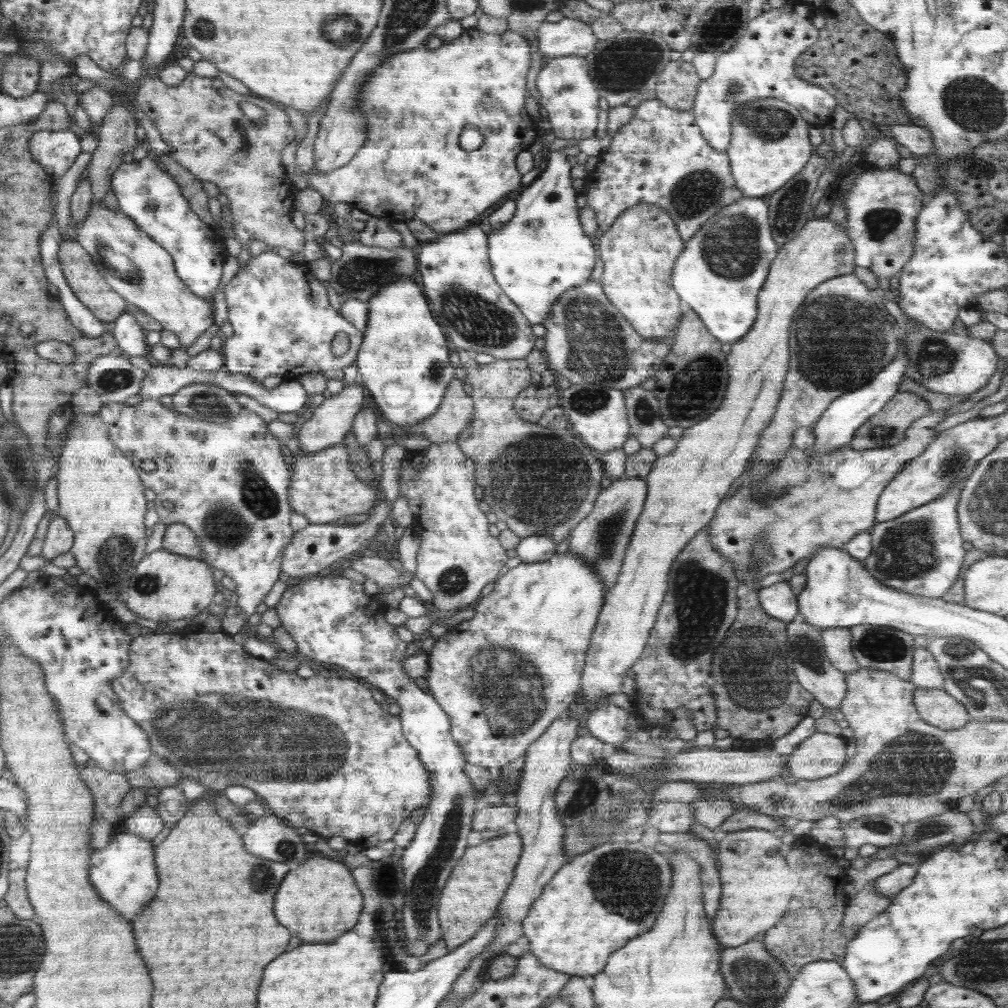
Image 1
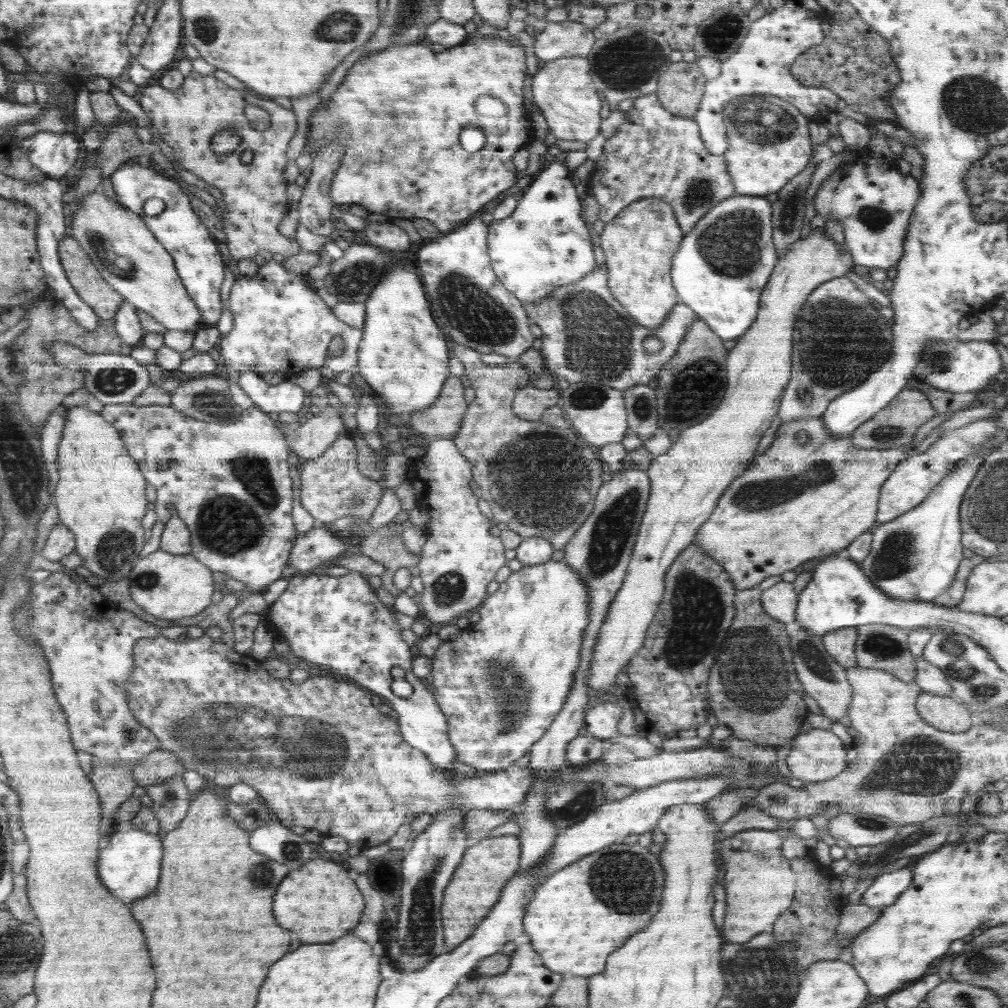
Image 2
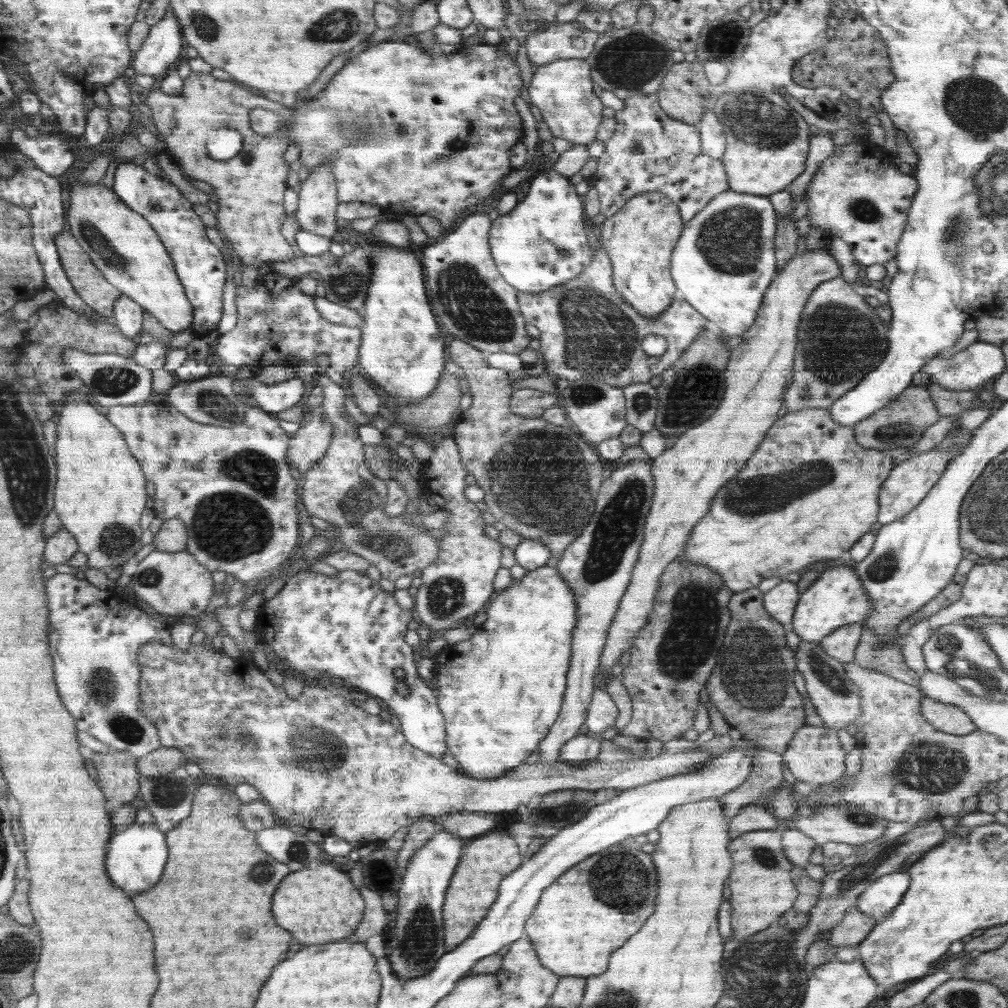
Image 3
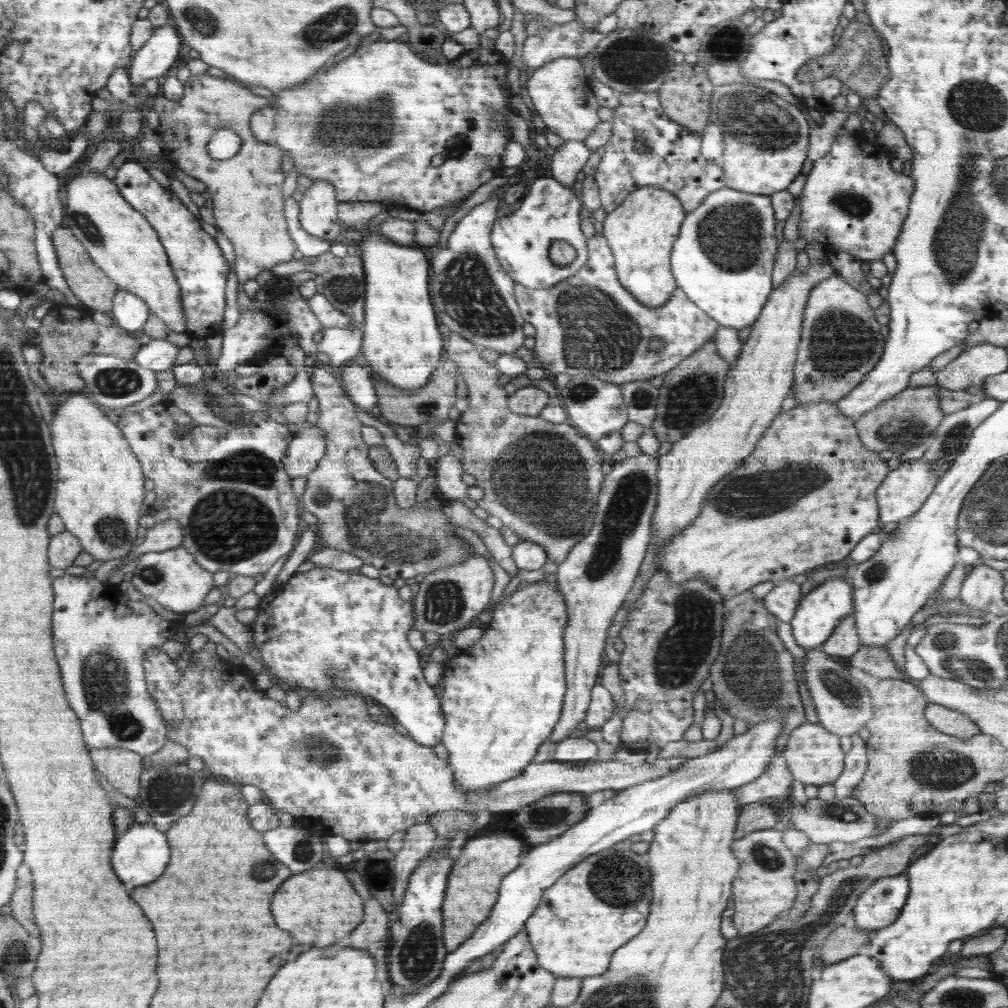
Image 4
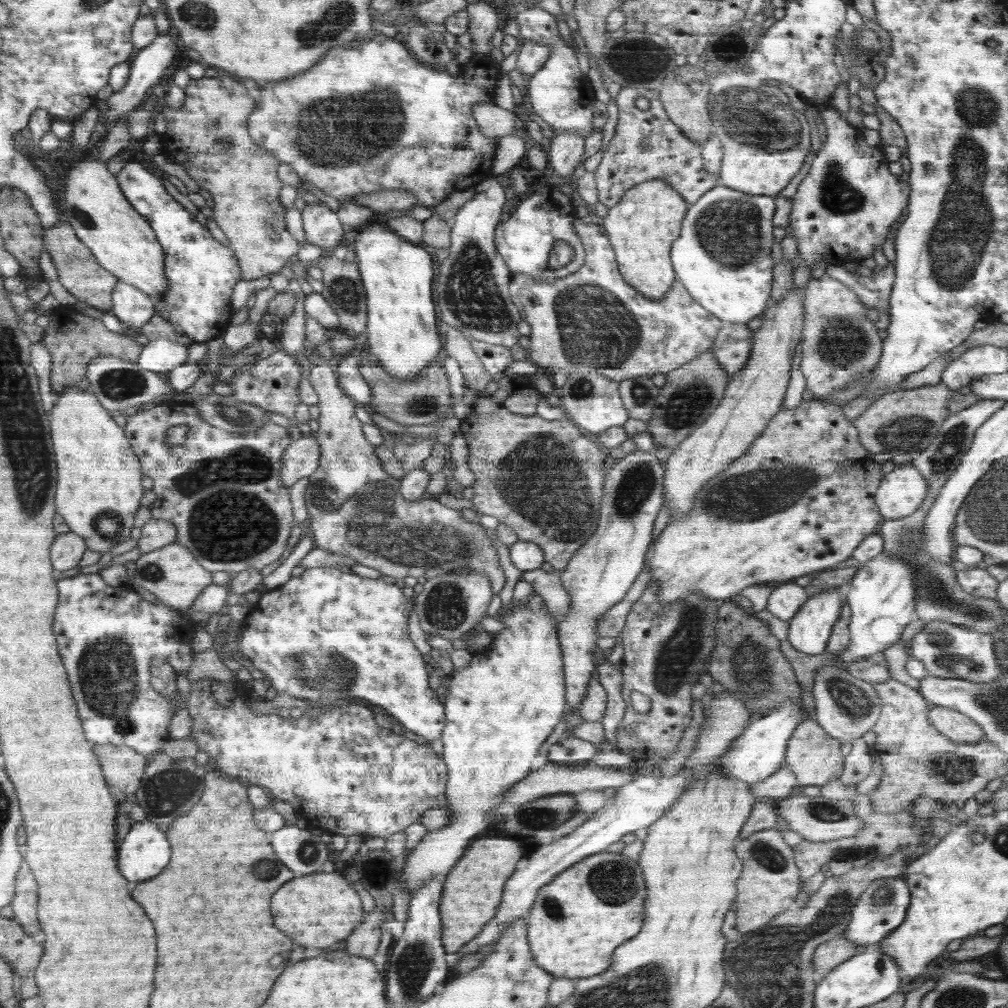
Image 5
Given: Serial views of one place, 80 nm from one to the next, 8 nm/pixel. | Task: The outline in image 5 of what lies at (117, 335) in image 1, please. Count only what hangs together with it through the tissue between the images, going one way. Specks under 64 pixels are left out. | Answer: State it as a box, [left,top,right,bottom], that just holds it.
[109,281,157,329]

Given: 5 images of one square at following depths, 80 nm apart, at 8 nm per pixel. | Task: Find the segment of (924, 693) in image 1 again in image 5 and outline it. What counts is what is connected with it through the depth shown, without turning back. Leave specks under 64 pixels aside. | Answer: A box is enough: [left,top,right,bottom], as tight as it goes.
[928,706,985,744]

